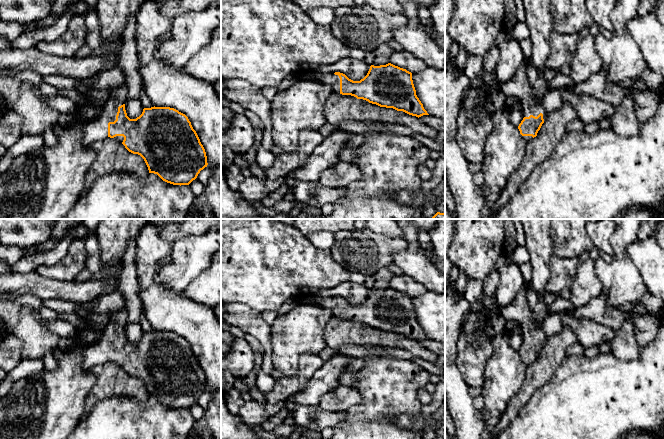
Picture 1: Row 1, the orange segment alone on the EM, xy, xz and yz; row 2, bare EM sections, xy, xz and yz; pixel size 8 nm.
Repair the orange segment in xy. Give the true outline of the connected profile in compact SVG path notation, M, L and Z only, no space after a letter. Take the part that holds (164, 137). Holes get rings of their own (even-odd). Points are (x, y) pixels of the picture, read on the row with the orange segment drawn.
M126 83L110 88L110 96L101 114L86 122L82 128L83 145L90 146L108 137L115 138L129 152L144 159L149 173L157 174L163 181L173 185L189 185L208 163L205 149L188 117L174 108L154 106L144 108L139 117L130 119L125 110L126 96Z

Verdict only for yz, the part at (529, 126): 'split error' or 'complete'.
split error

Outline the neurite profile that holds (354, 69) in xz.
M348 57L339 60L337 63L320 67L317 71L323 74L340 72L353 81L360 81L367 75L369 69L370 65L364 60Z

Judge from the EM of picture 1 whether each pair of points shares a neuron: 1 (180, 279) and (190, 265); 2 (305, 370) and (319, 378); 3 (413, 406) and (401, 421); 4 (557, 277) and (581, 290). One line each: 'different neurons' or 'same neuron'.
1: same neuron
2: different neurons
3: different neurons
4: different neurons

